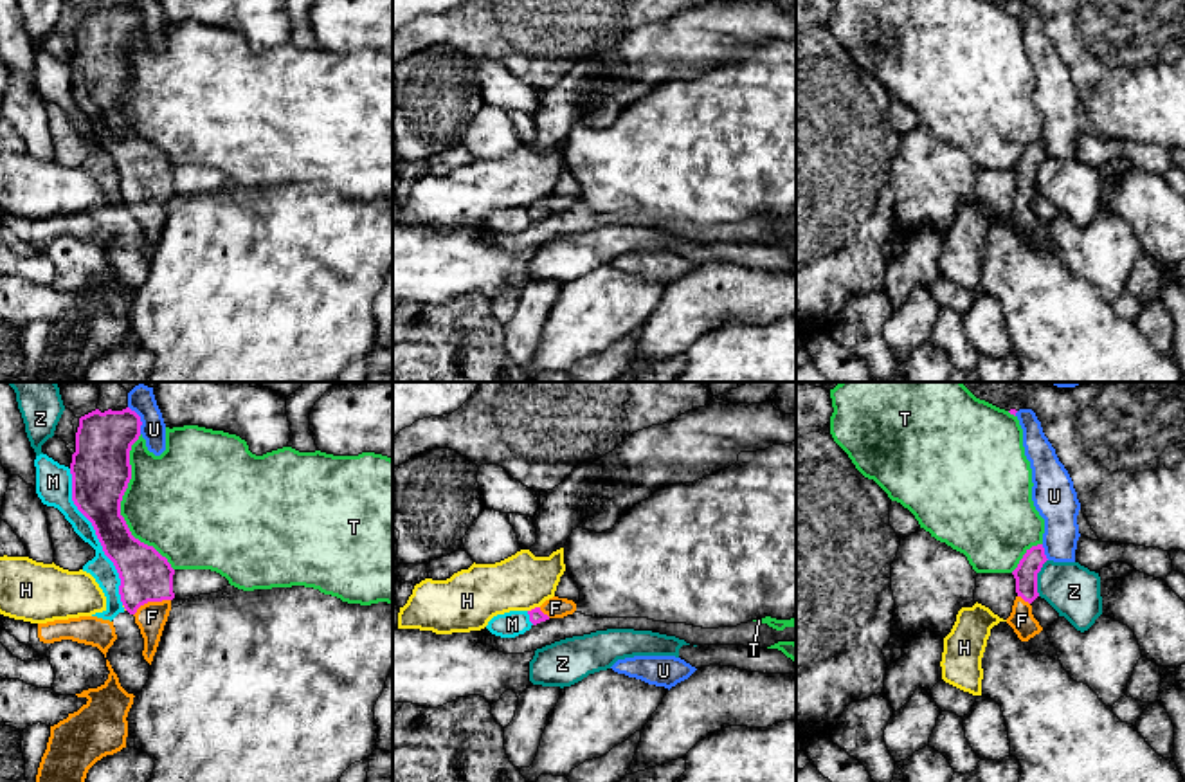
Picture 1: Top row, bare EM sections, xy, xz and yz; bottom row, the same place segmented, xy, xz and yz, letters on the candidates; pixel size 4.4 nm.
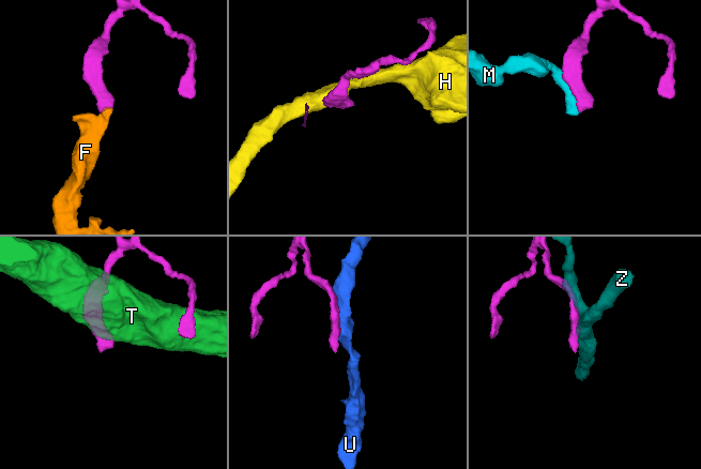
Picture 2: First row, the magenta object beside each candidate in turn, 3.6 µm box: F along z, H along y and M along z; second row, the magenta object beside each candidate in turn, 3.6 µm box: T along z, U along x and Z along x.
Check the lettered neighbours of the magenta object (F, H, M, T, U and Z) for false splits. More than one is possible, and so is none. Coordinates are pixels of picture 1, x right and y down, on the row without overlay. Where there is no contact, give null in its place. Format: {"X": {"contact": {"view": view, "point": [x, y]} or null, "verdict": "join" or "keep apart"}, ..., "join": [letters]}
{"F": {"contact": {"view": "xy", "point": [150, 197]}, "verdict": "join"}, "H": {"contact": {"view": "xz", "point": [535, 204]}, "verdict": "keep apart"}, "M": {"contact": {"view": "xy", "point": [98, 134]}, "verdict": "keep apart"}, "T": {"contact": {"view": "xy", "point": [119, 103]}, "verdict": "keep apart"}, "U": {"contact": {"view": "xy", "point": [139, 17]}, "verdict": "keep apart"}, "Z": {"contact": {"view": "yz", "point": [1036, 173]}, "verdict": "keep apart"}, "join": ["F"]}

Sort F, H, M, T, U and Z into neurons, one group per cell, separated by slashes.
F / H / M / T / U / Z

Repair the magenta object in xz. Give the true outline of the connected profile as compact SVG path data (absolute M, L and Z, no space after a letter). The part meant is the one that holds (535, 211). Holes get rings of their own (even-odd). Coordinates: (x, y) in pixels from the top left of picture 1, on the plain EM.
M553 193L546 196L540 204L528 207L528 211L529 211L529 218L537 222L549 214L564 214L567 211L573 211L574 207L576 207L576 200L573 196Z

